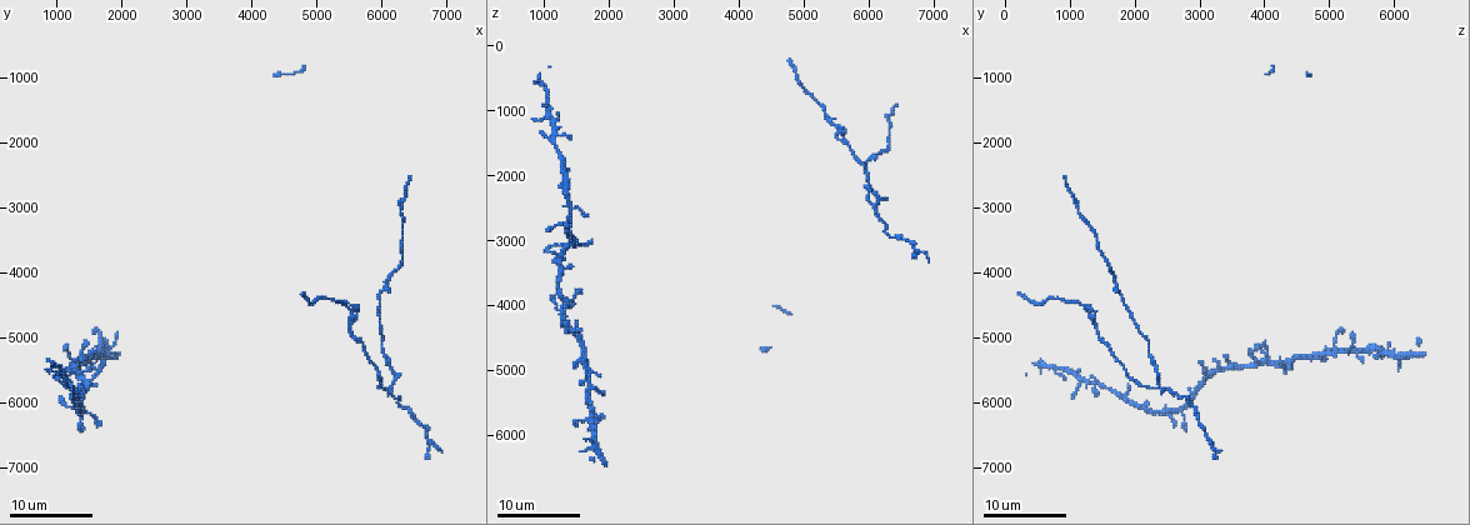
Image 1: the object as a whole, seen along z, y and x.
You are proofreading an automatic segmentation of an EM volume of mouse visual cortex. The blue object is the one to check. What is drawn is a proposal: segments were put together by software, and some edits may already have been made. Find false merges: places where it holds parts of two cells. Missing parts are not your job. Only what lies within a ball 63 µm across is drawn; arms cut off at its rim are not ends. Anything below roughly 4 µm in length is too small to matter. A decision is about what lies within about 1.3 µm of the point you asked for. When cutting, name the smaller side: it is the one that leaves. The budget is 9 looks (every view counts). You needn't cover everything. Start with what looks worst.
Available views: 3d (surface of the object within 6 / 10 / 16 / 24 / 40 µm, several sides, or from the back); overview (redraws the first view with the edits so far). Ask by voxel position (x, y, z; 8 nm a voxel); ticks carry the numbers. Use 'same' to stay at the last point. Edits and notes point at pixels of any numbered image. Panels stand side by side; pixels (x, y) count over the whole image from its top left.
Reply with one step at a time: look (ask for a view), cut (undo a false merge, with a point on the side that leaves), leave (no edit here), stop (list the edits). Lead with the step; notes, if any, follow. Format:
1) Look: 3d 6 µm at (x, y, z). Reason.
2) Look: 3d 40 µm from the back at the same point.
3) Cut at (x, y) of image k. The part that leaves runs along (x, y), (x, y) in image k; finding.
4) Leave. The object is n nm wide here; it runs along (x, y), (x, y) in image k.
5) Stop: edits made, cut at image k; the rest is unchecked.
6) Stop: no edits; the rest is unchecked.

Look: 3d 24 µm at (1150, 5700, 1400). Looks like a crossing.

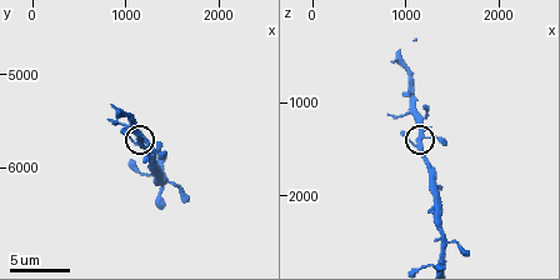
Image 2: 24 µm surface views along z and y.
Look: 3d 6 µm at the same point. Closer look.

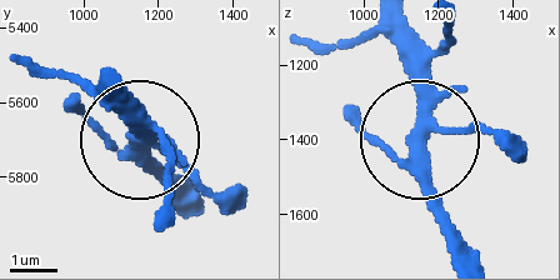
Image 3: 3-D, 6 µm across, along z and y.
Leave. The object is 280 nm wide here; it runs along (518, 141), (418, 141), (414, 30) in image 3; all the same cell.

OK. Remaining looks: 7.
Look: 3d 16 µm at (6100, 5800, 2450). A fork.

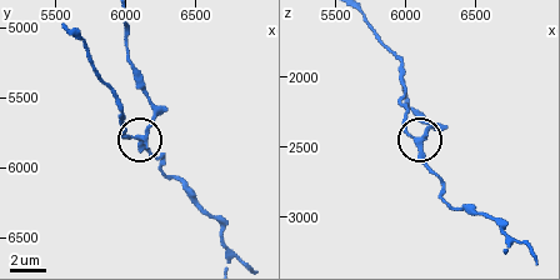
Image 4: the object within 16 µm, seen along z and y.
Look: 3d 10 µm at (6100, 5780, 2480).

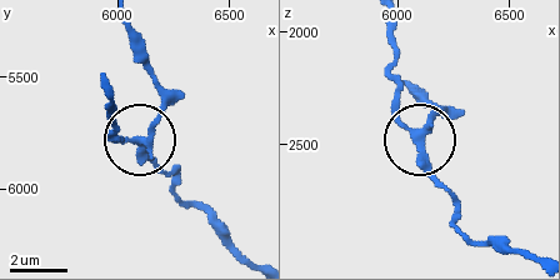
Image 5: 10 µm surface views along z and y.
Cut at (161, 108) of image 5. The part that leaves runs along (146, 144), (160, 89), (131, 24) in image 5; two cells meet here.

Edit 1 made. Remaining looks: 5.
Look: 3d 24 µm at (1450, 5650, 3050). Thin arm on a thick one.

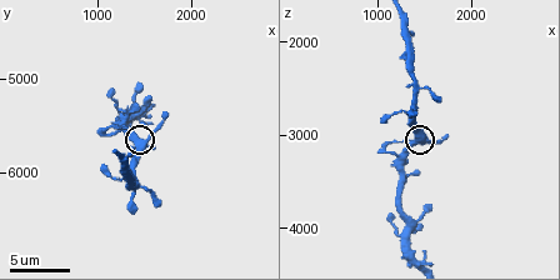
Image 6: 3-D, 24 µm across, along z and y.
Look: 3d 6 µm at (1450, 5700, 3050).

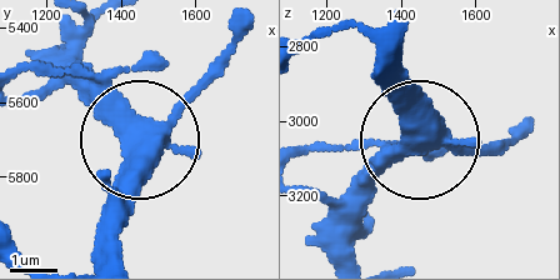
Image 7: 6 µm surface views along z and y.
Leave. It runs along (398, 31), (410, 126), (501, 150) in image 7; all the same cell.

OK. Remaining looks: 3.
Look: 3d 10 µm at (1400, 6150, 2500). Four-way junction.

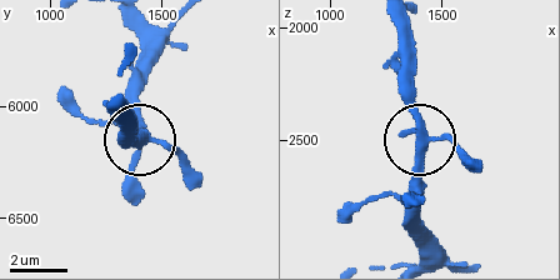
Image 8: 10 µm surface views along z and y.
Look: 3d 10 µm from the back at (1440, 6130, 2490). Other side.

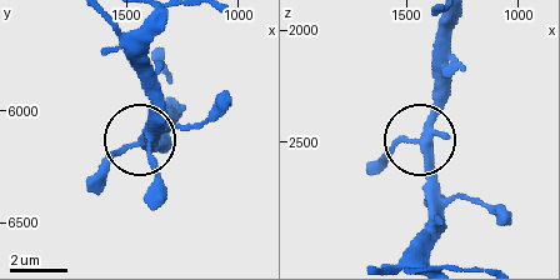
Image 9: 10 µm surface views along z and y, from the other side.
Leave. The object is 300 nm wide here; all the same cell.

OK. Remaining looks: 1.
Stop: edits made, cut at image 5; the rest is unchecked.

